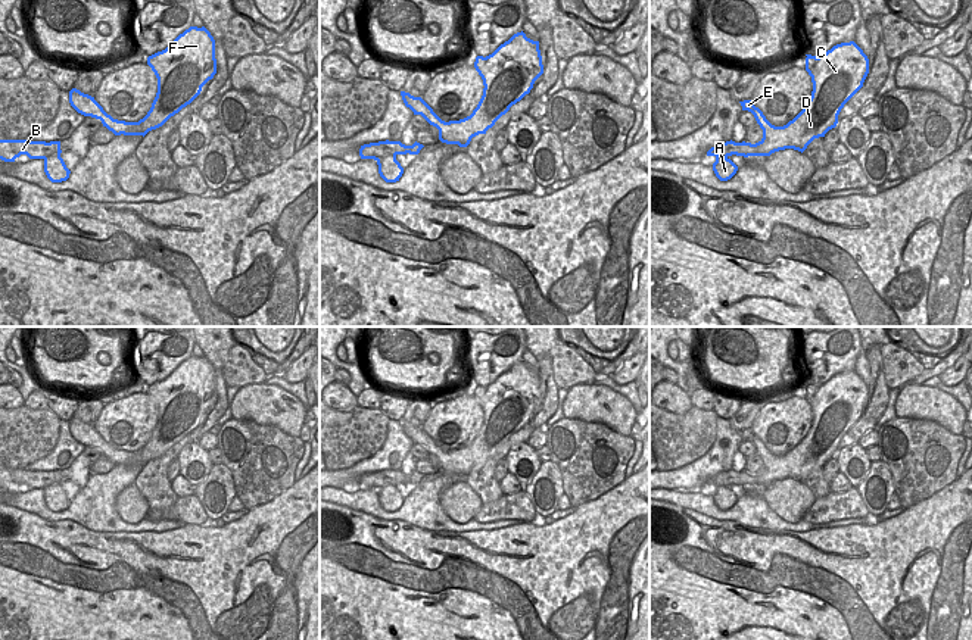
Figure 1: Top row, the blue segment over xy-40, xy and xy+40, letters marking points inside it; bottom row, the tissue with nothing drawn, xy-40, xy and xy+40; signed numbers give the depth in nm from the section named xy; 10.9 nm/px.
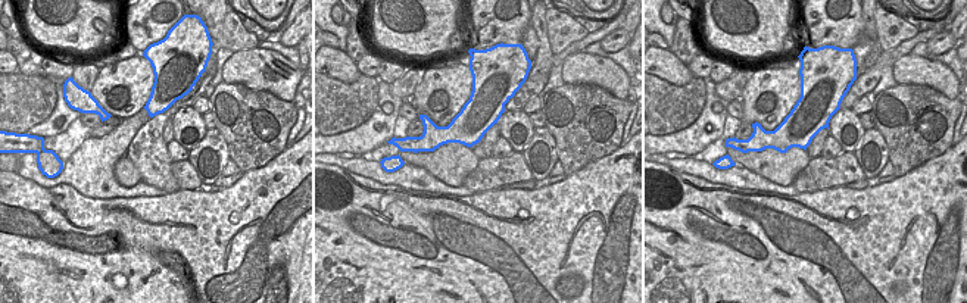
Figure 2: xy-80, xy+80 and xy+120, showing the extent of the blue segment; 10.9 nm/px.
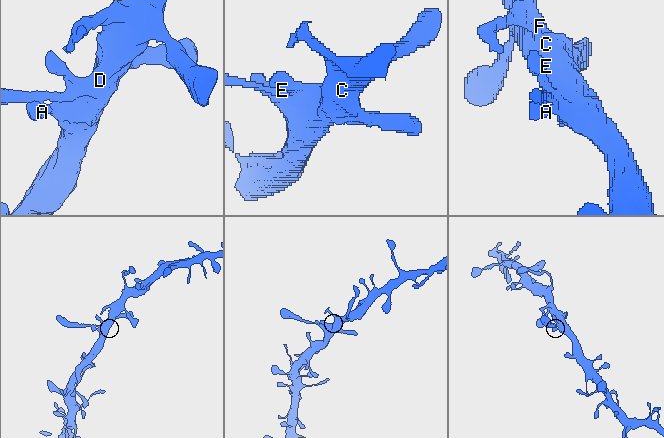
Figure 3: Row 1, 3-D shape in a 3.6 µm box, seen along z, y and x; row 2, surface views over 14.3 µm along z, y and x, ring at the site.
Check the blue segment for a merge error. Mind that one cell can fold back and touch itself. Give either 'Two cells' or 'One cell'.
One cell.

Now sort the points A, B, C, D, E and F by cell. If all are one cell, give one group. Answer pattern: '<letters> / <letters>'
A B C D E F

